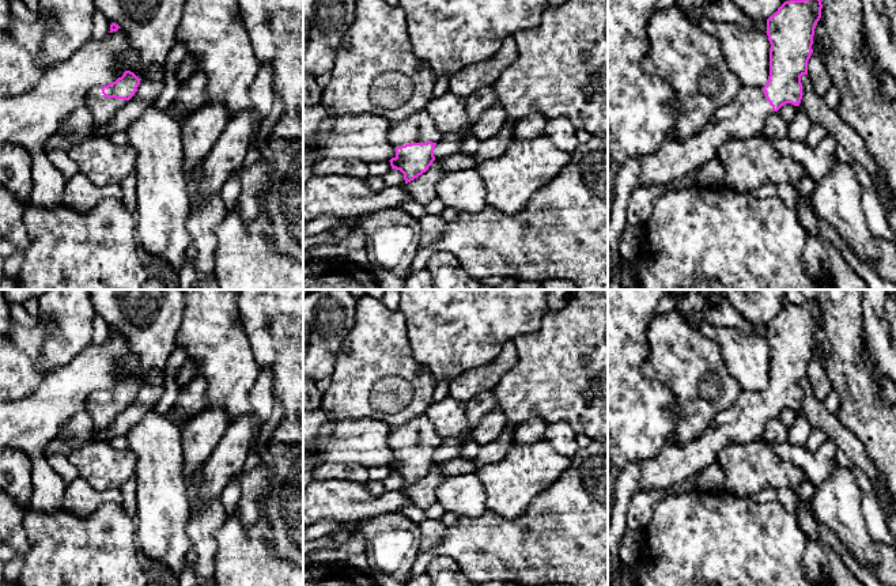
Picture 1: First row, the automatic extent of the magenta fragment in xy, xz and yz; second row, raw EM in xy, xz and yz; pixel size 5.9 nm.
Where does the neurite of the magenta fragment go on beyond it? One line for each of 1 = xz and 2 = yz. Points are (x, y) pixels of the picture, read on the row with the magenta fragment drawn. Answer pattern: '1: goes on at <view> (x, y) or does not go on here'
1: goes on at xz (416, 128)
2: goes on at yz (747, 116)

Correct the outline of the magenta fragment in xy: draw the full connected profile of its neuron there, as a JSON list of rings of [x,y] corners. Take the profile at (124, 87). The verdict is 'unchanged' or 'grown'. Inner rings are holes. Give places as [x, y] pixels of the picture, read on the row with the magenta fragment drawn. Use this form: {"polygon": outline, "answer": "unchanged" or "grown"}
{"polygon": [[[125,71],[116,82],[87,94],[86,106],[92,114],[97,129],[105,131],[107,128],[113,117],[135,95],[140,80],[133,72]]], "answer": "grown"}

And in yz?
{"polygon": [[[821,0],[785,1],[767,19],[765,33],[771,44],[767,84],[763,88],[742,86],[730,103],[715,110],[699,133],[685,141],[665,141],[657,152],[640,156],[636,188],[680,179],[717,158],[723,141],[761,135],[774,111],[786,103],[799,106],[801,76],[808,75],[821,8]]], "answer": "grown"}

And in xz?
{"polygon": [[[426,109],[392,122],[389,141],[396,148],[396,156],[389,160],[392,169],[404,174],[405,184],[413,181],[435,160],[434,148],[441,139]]], "answer": "grown"}

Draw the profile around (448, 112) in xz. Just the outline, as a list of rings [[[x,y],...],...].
[[[450,91],[431,98],[426,106],[426,111],[441,135],[460,133],[470,126],[466,113],[466,98]]]

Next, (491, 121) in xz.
[[[499,103],[485,110],[472,126],[472,135],[483,141],[495,137],[509,121],[509,116]]]

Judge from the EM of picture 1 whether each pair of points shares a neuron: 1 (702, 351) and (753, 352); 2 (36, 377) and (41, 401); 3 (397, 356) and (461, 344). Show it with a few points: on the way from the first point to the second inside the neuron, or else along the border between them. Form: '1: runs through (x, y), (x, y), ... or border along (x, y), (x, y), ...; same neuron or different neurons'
1: border along (696, 331), (717, 344), (726, 370), (736, 380); different neurons
2: border along (45, 377), (27, 396), (14, 401); different neurons
3: border along (405, 322), (411, 352), (434, 378); different neurons

